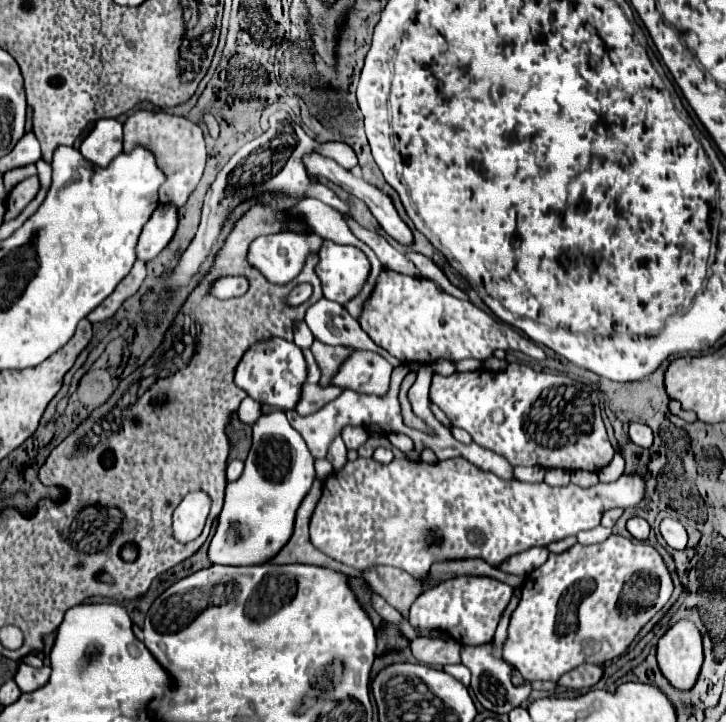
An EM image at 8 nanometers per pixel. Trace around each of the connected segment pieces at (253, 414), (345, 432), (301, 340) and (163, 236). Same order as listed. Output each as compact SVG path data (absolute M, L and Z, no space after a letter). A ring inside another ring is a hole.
M246 397L242 403L240 403L240 409L238 409L238 417L244 421L244 423L254 423L258 417L262 415L262 407L258 401L254 401L252 397Z
M352 425L344 427L340 435L342 435L342 439L344 439L344 443L346 443L348 449L358 449L358 447L368 439L368 431L366 431L366 429L362 429L362 427L352 427Z
M300 321L294 326L293 341L301 349L309 349L312 345L314 341L314 336L312 335L305 321Z
M160 203L144 225L138 241L138 259L154 259L174 237L178 229L178 207L174 203Z

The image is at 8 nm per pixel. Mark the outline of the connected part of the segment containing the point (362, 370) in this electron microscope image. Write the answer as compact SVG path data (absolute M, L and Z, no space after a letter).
M352 353L332 377L332 385L356 393L384 395L388 389L392 365L378 353Z

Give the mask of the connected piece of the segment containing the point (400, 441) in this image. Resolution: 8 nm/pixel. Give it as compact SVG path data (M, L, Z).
M391 433L388 435L391 444L402 452L408 452L414 449L413 441L406 435L400 433Z

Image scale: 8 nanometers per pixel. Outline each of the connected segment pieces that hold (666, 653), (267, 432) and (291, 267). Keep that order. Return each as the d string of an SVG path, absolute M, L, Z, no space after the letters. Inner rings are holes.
M690 619L674 623L658 641L658 665L676 689L690 689L702 667L702 635Z
M282 411L262 415L252 431L254 441L244 473L226 487L218 529L208 549L212 565L258 565L274 559L290 541L296 509L314 481L314 457Z
M278 233L268 237L258 237L248 251L248 261L276 285L292 281L304 267L304 261L310 251L318 251L322 237L296 235L296 233Z

